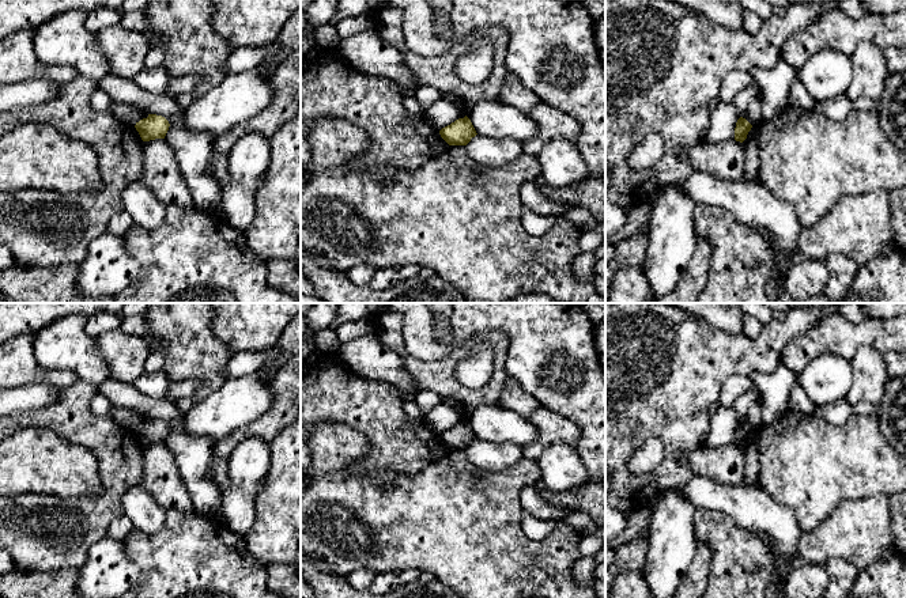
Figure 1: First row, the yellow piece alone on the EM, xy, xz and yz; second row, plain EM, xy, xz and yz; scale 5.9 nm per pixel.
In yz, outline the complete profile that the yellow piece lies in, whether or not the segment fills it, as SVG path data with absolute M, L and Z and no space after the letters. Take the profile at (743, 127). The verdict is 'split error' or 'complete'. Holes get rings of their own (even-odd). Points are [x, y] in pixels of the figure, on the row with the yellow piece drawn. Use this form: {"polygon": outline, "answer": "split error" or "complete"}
{"polygon": "M740 117L735 128L735 140L743 143L751 128L752 125L745 118Z", "answer": "complete"}

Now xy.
{"polygon": "M148 114L147 118L140 120L135 125L143 141L165 139L169 126L169 121L165 117L156 114Z", "answer": "complete"}

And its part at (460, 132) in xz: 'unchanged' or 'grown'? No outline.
unchanged

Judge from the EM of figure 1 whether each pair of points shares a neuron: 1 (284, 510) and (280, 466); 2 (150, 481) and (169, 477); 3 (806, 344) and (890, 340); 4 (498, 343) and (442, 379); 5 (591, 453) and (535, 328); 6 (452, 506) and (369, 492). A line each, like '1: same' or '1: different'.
1: same
2: same
3: same
4: same
5: same
6: same

